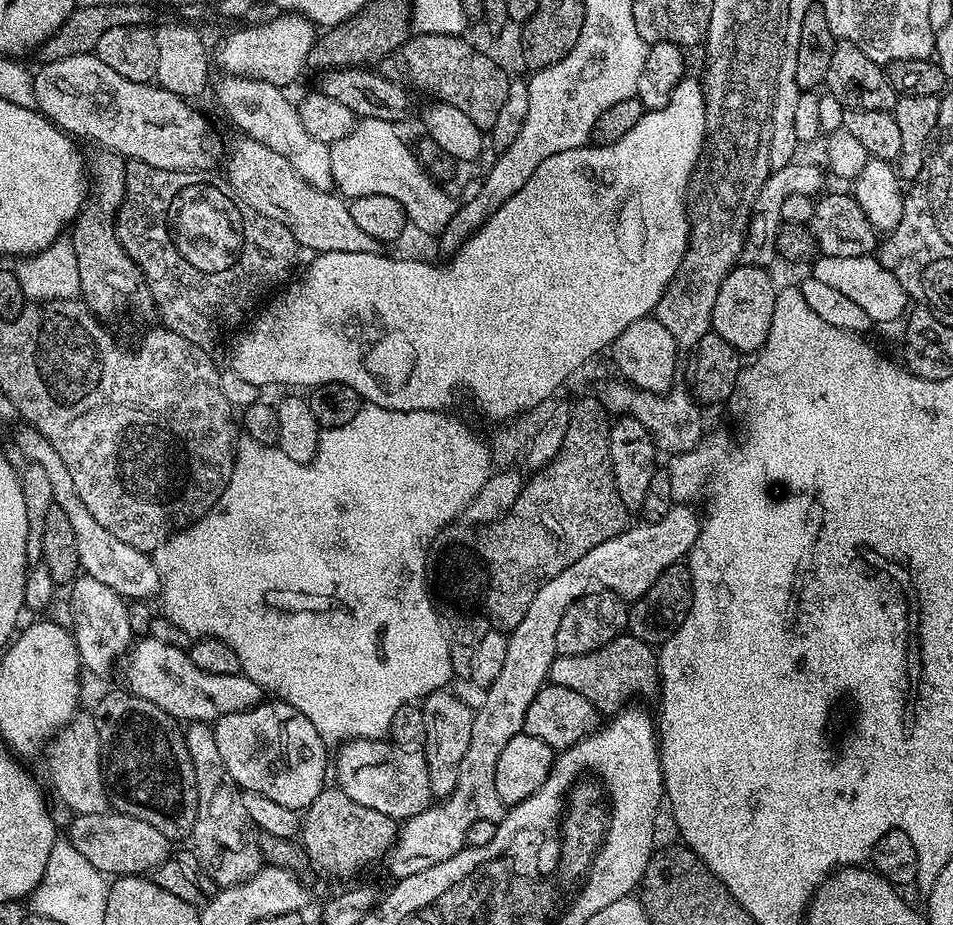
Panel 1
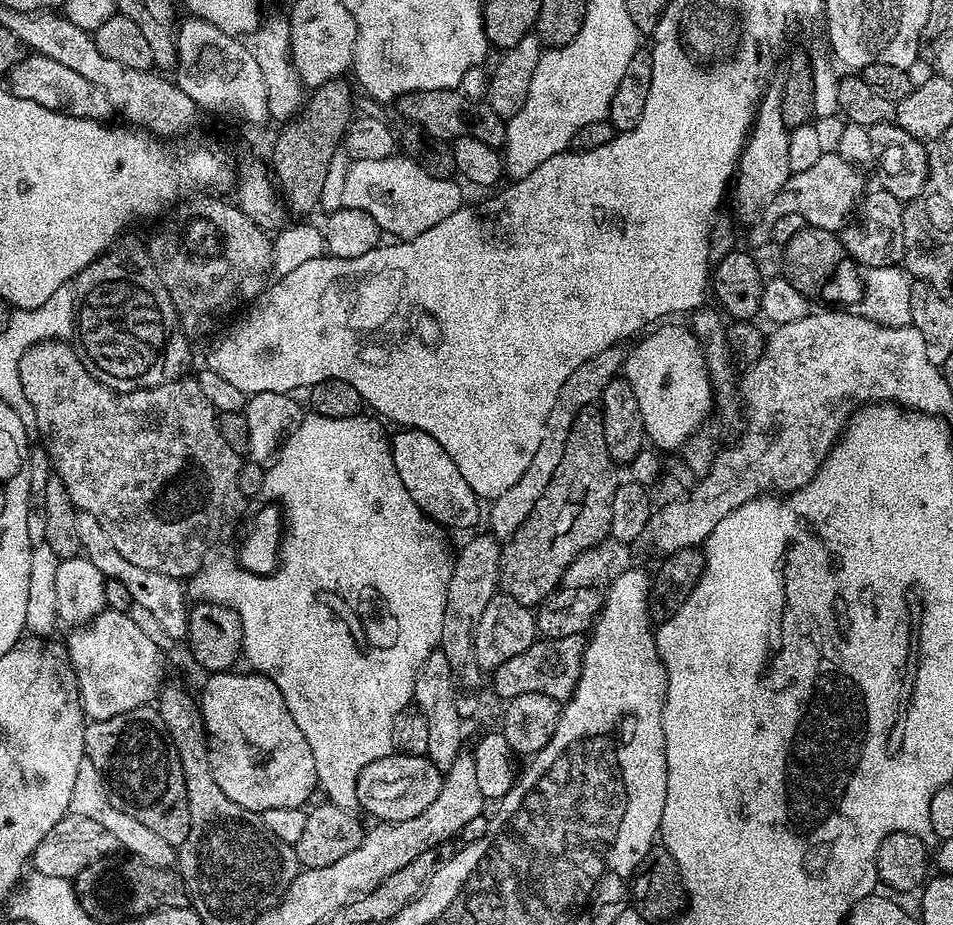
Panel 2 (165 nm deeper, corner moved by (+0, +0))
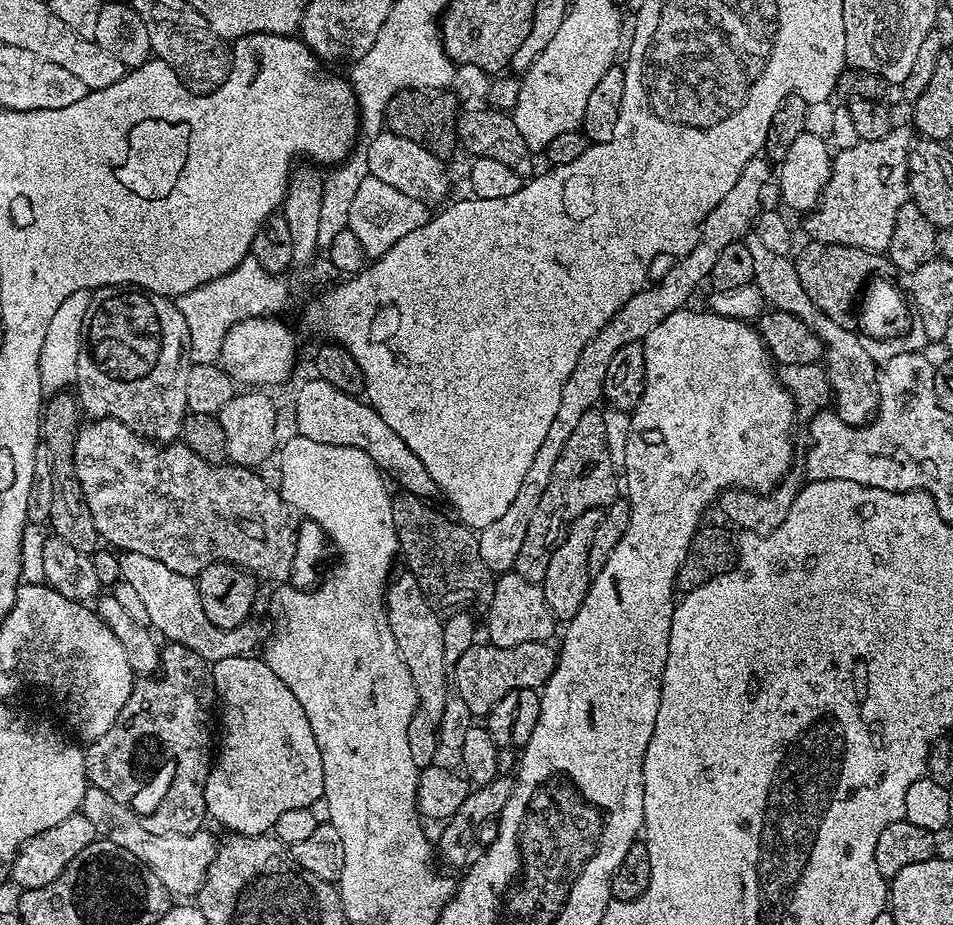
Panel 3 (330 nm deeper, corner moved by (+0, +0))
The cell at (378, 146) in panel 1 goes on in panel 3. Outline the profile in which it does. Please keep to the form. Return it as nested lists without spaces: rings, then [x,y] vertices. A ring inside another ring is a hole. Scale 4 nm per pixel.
[[[367,176],[356,191],[349,212],[348,228],[359,242],[365,257],[375,260],[390,250],[406,234],[420,228],[430,218],[429,208],[423,201],[410,198],[394,187],[388,186],[373,176]]]

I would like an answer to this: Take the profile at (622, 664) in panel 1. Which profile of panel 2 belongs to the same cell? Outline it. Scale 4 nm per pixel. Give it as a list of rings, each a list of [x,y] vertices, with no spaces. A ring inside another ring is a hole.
[[[584,636],[553,640],[537,639],[535,644],[522,650],[522,654],[514,654],[514,658],[502,662],[502,666],[498,666],[490,673],[492,688],[504,702],[518,698],[518,694],[546,694],[546,698],[567,702],[571,700],[580,681],[585,643]]]

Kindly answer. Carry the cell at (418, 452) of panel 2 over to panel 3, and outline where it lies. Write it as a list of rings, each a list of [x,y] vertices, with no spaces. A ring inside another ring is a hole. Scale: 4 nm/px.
[[[316,378],[305,387],[305,392],[296,400],[296,428],[301,436],[310,438],[310,442],[329,444],[330,446],[346,446],[357,448],[376,463],[377,468],[393,485],[403,491],[421,498],[431,497],[431,492],[437,491],[436,483],[426,474],[426,466],[418,462],[414,452],[382,422],[379,414],[372,409],[372,405],[361,399],[360,396],[342,394],[342,390],[334,390],[330,382]]]

